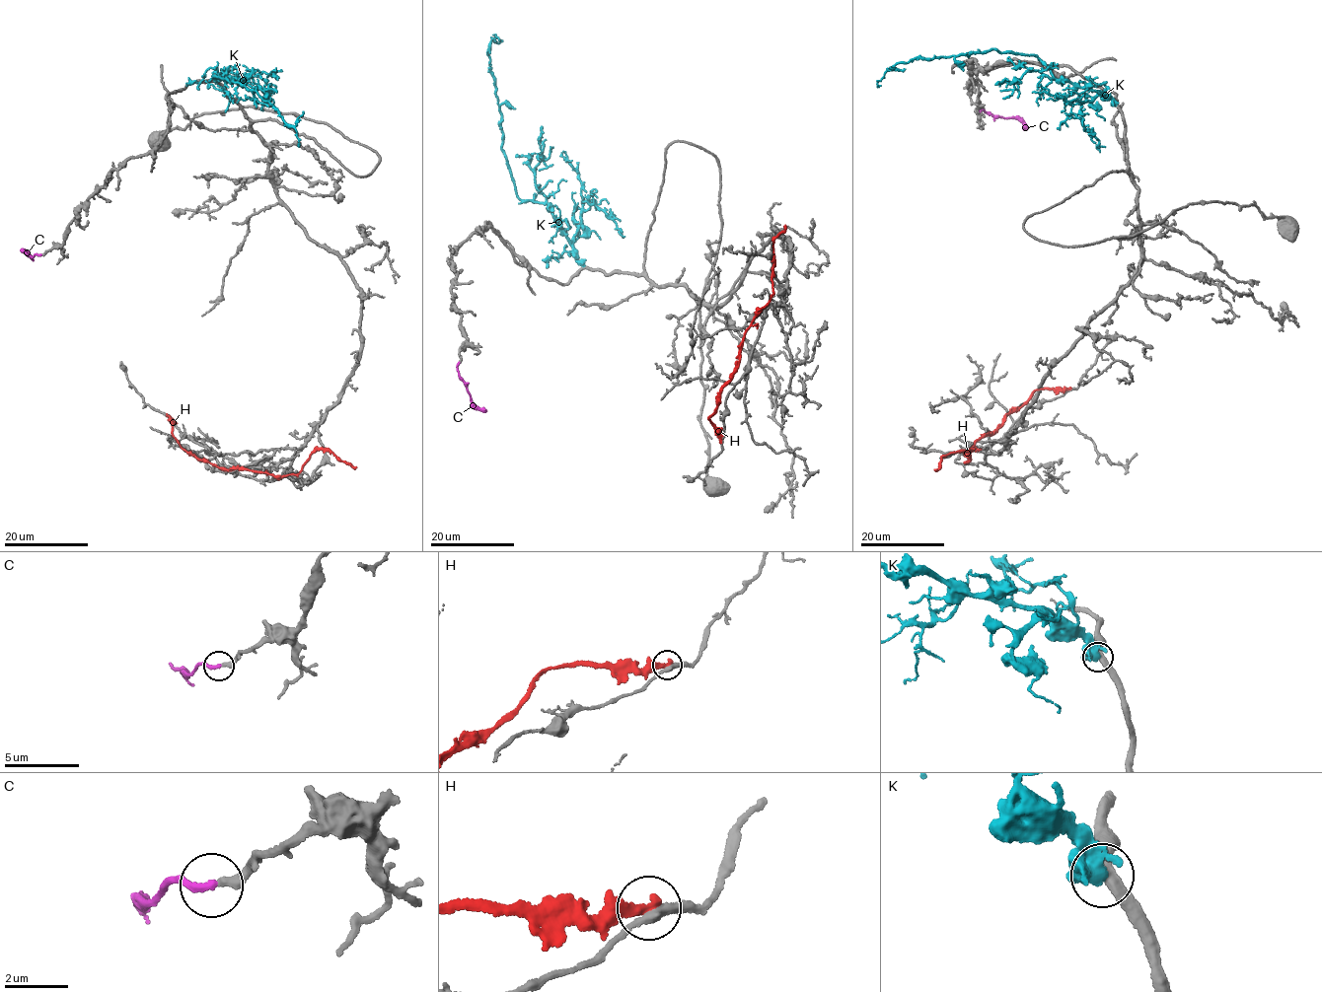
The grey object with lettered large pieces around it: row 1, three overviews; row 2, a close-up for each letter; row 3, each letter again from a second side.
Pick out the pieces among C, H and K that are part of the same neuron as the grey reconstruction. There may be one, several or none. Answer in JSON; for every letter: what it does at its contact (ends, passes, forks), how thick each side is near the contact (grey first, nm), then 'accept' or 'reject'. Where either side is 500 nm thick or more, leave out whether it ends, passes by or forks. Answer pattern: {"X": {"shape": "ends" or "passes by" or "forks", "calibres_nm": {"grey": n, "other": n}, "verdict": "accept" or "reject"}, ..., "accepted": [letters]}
{"C": {"shape": "ends", "calibres_nm": {"grey": 300, "other": 260}, "verdict": "accept"}, "H": {"shape": "ends", "calibres_nm": {"grey": 280, "other": 320}, "verdict": "reject"}, "K": {"calibres_nm": {"grey": 360, "other": 600}, "verdict": "reject"}, "accepted": ["C"]}

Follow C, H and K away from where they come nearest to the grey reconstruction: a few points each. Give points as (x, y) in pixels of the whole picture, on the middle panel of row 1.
C: (459, 363), (459, 376), (465, 382), (471, 401), (486, 411)
H: (720, 441), (720, 430), (708, 417), (739, 360), (745, 331), (773, 293), (773, 238), (784, 230), (785, 225)
K: (584, 266), (552, 208), (524, 201), (517, 193), (501, 149), (501, 116), (487, 48), (492, 38), (502, 41)

